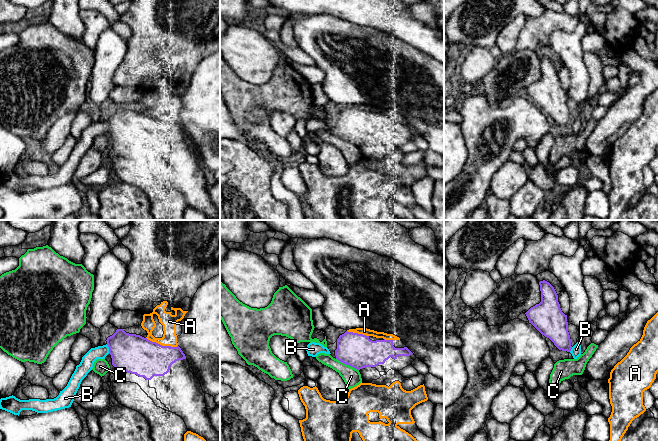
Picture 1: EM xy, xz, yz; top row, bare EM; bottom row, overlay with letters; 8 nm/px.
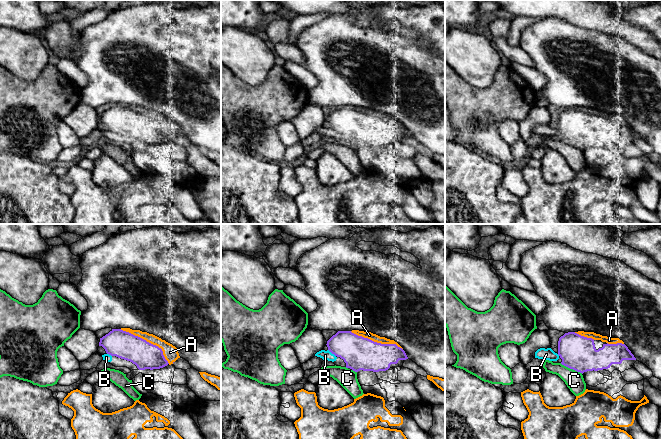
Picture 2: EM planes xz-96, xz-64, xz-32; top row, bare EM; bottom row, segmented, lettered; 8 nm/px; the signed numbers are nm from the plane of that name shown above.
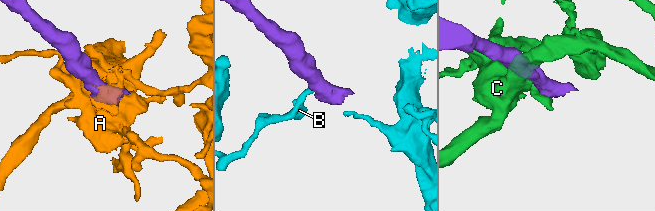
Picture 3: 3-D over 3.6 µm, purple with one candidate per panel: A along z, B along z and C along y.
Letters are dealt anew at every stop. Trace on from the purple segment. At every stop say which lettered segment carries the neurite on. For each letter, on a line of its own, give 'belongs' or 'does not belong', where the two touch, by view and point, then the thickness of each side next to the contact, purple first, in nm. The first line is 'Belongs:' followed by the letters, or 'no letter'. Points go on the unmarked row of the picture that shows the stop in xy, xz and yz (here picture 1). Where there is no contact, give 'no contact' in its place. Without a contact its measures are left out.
Belongs: no letter
A: does not belong; contact xy (161, 121); calibres 320 and 120 nm
B: does not belong; contact xy (109, 125); calibres 320 and 110 nm
C: does not belong; contact xz (347, 140); calibres 280 and 140 nm

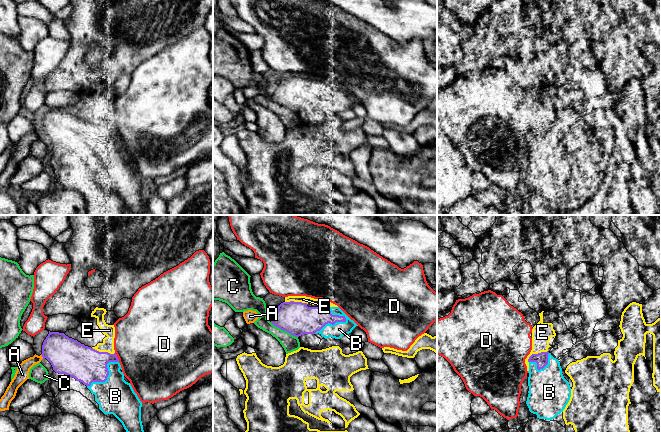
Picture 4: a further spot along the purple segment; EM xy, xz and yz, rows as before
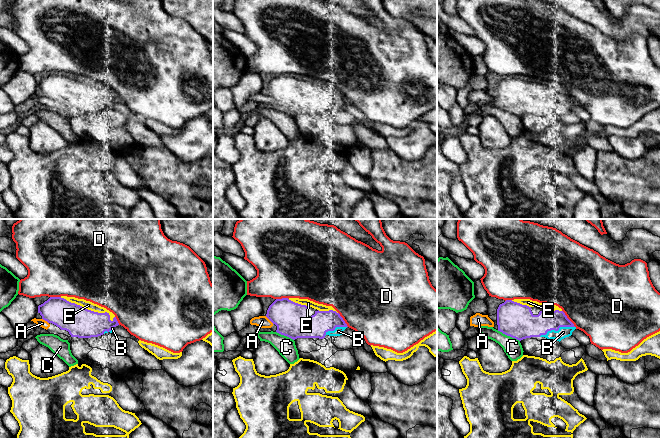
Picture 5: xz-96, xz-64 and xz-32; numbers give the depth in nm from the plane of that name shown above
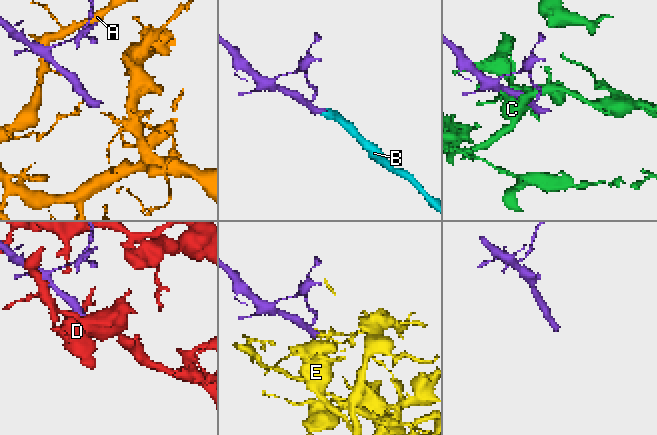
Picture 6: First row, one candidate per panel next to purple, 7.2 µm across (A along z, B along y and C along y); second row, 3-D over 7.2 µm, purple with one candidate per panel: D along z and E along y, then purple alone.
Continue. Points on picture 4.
Belongs: B
A: does not belong; contact xy (42, 132); calibres 300 and 110 nm
B: belongs; contact xz (331, 99); calibres 240 and 120 nm
C: does not belong; contact xz (284, 106); calibres 260 and 140 nm
D: does not belong; contact xy (117, 133); calibres 280 and 500 nm
E: does not belong; contact yz (536, 130); calibres 100 and 160 nm

